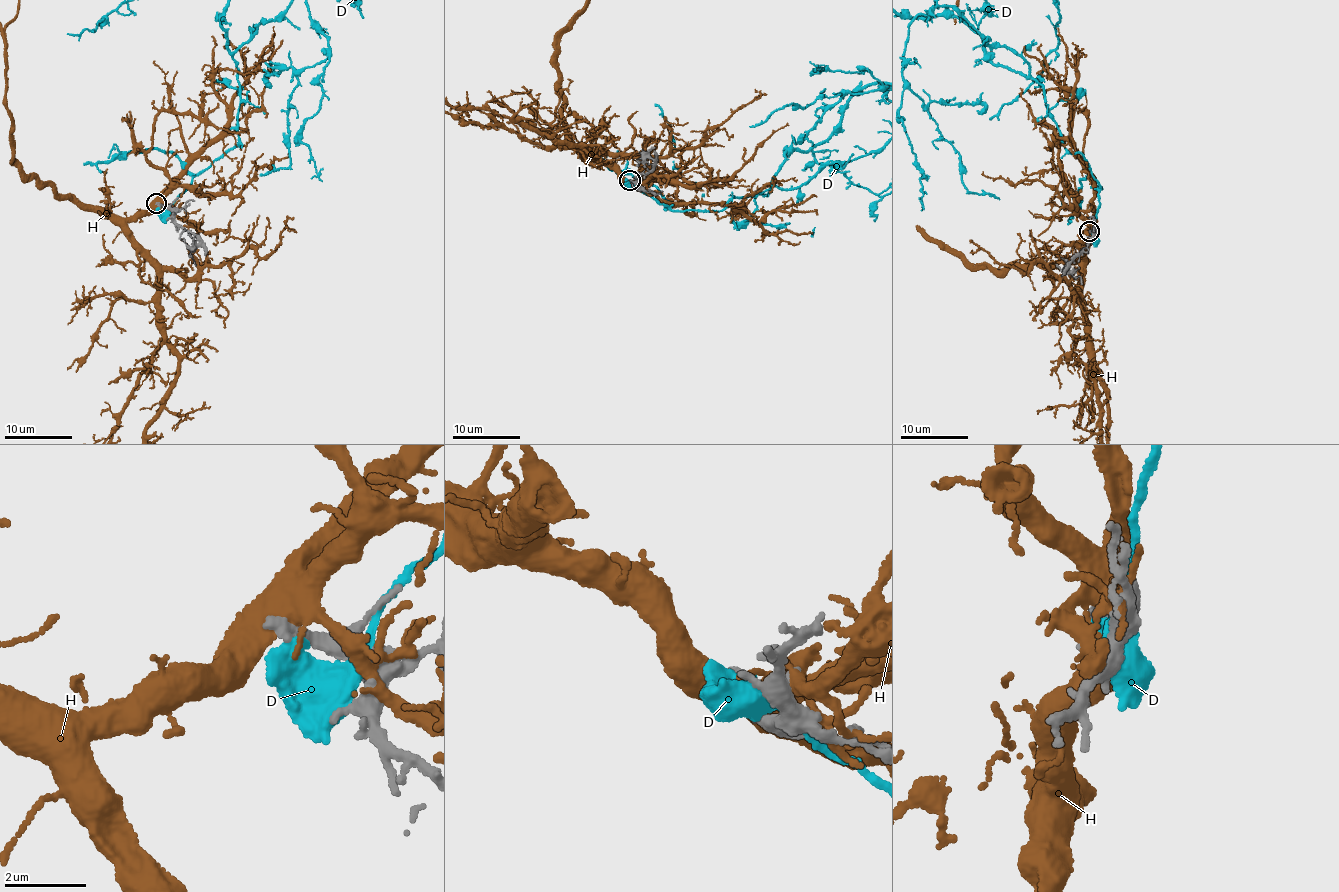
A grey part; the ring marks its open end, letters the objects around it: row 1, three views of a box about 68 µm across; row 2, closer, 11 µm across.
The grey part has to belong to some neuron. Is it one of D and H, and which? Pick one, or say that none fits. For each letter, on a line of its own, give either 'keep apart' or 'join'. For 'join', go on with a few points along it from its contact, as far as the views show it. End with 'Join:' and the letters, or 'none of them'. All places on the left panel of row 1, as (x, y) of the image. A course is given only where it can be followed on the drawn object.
D: keep apart
H: keep apart
Join: none of them

